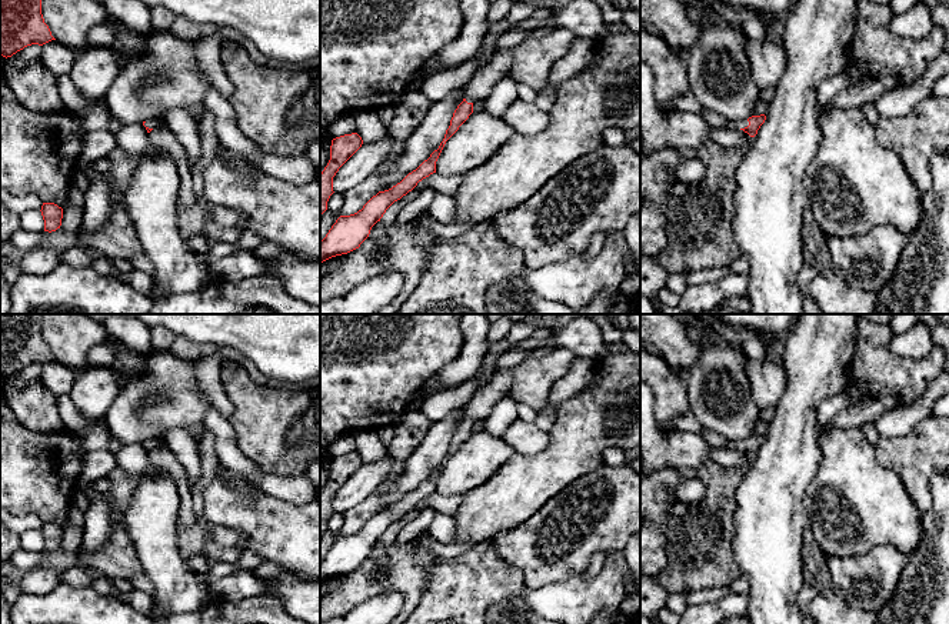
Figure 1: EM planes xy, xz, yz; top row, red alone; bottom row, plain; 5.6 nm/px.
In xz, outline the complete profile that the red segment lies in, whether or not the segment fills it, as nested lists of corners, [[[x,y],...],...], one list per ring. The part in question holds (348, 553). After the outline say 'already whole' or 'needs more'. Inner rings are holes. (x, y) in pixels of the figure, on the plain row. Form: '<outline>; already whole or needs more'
[[[463,418],[453,433],[443,461],[427,480],[424,480],[416,490],[409,493],[392,508],[379,511],[376,515],[373,515],[357,533],[340,535],[326,557],[320,560],[320,583],[359,568],[360,564],[369,557],[372,547],[380,541],[386,530],[394,521],[412,511],[419,501],[436,493],[436,481],[446,461],[459,450],[459,447],[469,438],[472,433],[473,423],[467,423],[466,418]]]; already whole

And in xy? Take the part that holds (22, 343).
[[[0,314],[0,374],[11,377],[27,366],[51,360],[41,334],[43,314]]]; already whole

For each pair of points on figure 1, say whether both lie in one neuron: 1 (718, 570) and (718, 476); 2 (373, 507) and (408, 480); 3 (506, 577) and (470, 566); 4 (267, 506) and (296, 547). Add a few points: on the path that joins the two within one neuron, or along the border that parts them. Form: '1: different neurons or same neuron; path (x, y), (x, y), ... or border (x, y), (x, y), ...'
1: same neuron; path (718, 547), (726, 529), (719, 499)
2: different neurons; border (399, 476), (383, 494), (379, 510)
3: same neuron; path (498, 577), (482, 577), (479, 574)
4: same neuron; path (267, 516), (287, 537)

